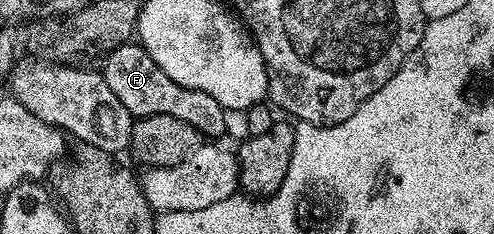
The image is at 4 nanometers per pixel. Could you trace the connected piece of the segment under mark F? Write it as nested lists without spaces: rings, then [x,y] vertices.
[[[140,42],[120,43],[114,51],[108,52],[104,59],[103,74],[107,85],[134,117],[143,115],[179,117],[179,121],[187,121],[187,125],[194,127],[202,137],[209,138],[210,135],[213,138],[210,140],[217,141],[220,140],[217,138],[225,135],[223,125],[225,107],[219,105],[215,97],[207,97],[207,93],[199,93],[199,89],[187,89],[171,81],[171,77],[167,77],[167,73],[163,73],[163,69],[159,69],[159,65],[151,61],[147,49],[142,47]]]

